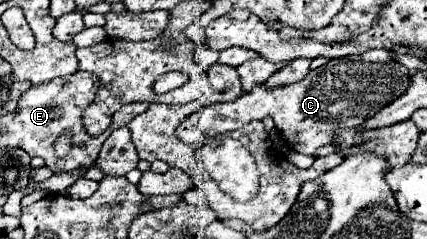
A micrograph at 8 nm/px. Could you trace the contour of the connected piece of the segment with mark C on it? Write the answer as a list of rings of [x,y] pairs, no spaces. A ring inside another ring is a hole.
[[[368,50],[356,56],[344,56],[340,60],[328,60],[328,64],[310,70],[302,80],[286,86],[268,88],[256,84],[250,92],[238,96],[232,102],[216,102],[204,106],[186,116],[176,128],[176,136],[192,146],[202,144],[208,138],[238,130],[252,120],[264,120],[272,116],[276,128],[289,148],[316,156],[316,150],[332,144],[336,130],[346,130],[362,124],[368,116],[374,116],[380,108],[404,94],[410,84],[408,70],[398,64],[388,50]]]

